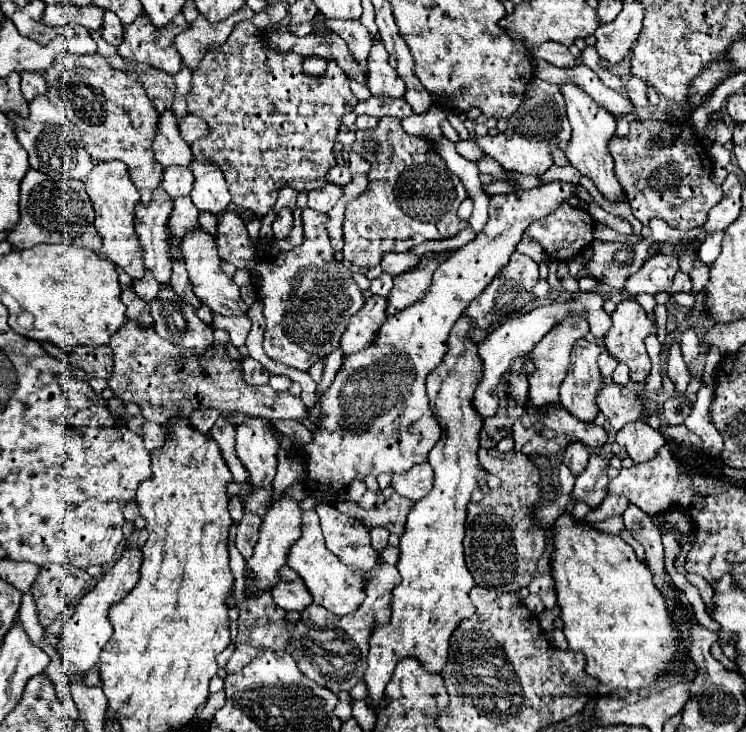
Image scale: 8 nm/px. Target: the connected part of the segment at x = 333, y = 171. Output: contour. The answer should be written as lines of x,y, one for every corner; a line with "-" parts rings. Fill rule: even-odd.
334,166
328,170
326,174
326,182
330,184
338,184
338,186
346,186
352,180
352,174
348,170
348,166

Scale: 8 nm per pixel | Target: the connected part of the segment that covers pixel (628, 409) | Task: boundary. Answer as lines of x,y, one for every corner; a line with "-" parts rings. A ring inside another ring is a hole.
604,384
604,388
596,396
596,404
600,412
608,418
614,430
620,430
628,422
636,422
645,413
645,418
652,428
662,434
665,440
671,440
661,431
661,421
644,405
642,398
626,398
618,384

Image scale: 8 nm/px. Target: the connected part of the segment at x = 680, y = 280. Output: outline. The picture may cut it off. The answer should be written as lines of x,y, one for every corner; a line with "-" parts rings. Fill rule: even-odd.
676,272
674,280
672,280
672,286
668,288
670,294
676,294
676,292
690,292
692,290
692,282
690,282
690,276
686,272

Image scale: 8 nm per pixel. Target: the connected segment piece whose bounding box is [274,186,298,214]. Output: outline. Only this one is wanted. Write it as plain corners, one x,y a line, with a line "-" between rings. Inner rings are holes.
284,186
284,188
282,188
282,194
278,194
278,202
276,202
276,206
274,206
274,212
278,214
278,210
282,210
282,208
294,210
294,208
296,208
296,196
298,196
298,194
294,194
294,190
290,190
288,186

